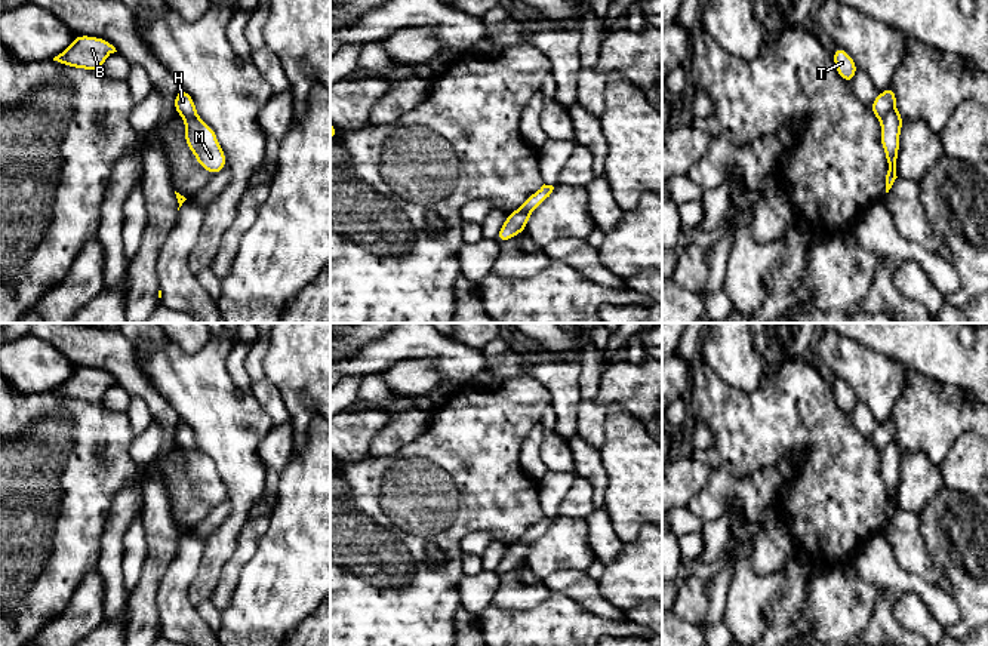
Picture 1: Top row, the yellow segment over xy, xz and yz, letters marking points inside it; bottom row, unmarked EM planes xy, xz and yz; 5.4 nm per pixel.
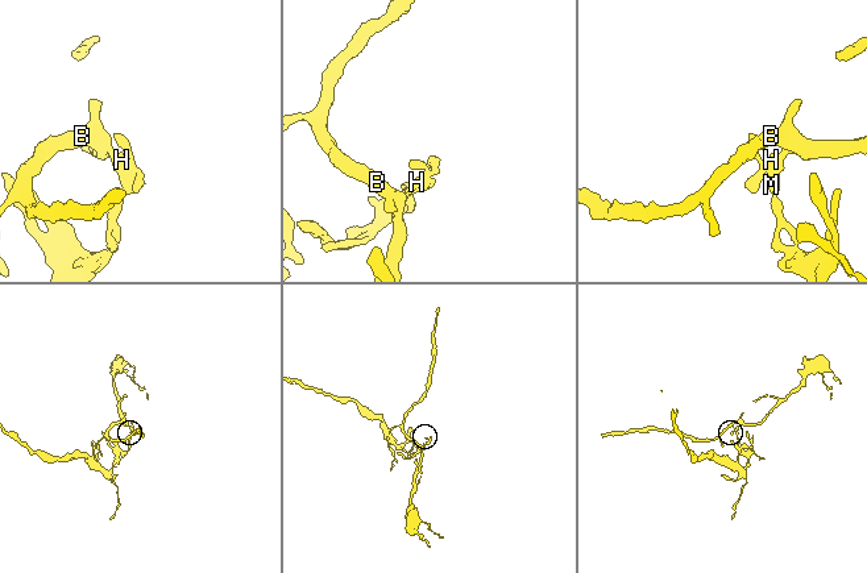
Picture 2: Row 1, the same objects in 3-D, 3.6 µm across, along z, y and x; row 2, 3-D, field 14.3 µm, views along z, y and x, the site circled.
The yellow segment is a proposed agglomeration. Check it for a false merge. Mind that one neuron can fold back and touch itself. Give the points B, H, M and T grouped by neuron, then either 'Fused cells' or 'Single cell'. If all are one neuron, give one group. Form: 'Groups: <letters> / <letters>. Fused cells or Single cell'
Groups: B H T / M. Fused cells

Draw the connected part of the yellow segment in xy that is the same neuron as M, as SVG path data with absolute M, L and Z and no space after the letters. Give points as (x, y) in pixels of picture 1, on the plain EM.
M182 449L185 455L185 476L194 484L197 495L209 505L216 507L227 498L215 462L201 452Z

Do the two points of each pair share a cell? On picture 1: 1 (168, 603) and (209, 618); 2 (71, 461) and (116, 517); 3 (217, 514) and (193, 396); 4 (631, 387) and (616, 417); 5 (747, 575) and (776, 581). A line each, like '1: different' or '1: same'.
1: different
2: different
3: different
4: different
5: same

